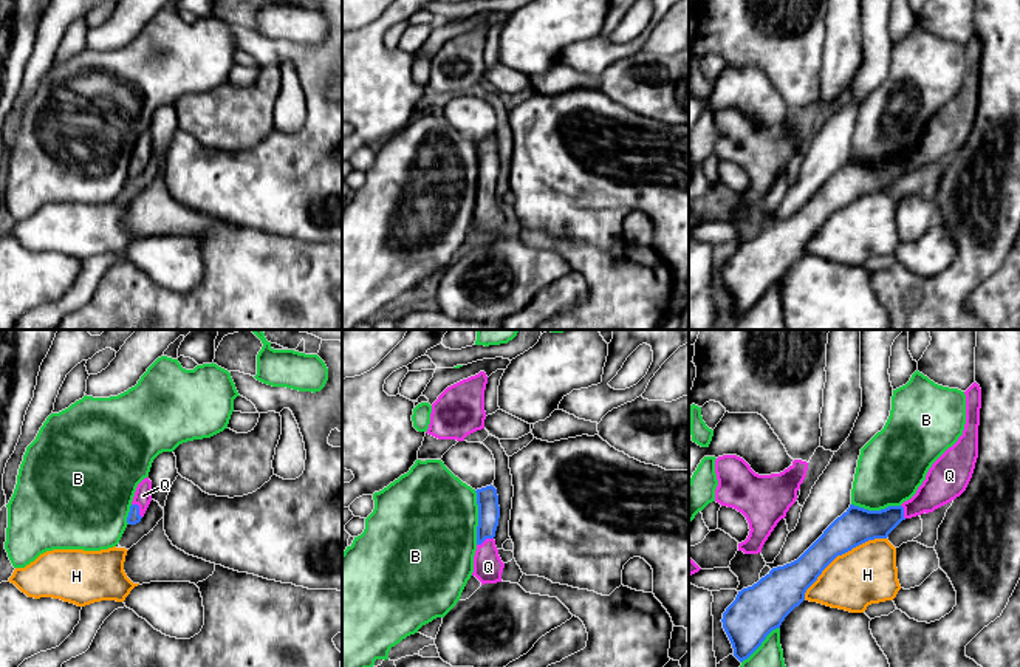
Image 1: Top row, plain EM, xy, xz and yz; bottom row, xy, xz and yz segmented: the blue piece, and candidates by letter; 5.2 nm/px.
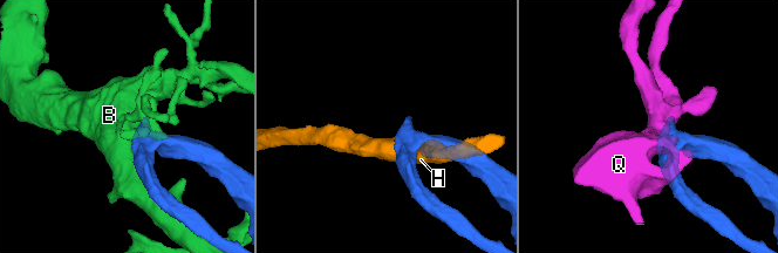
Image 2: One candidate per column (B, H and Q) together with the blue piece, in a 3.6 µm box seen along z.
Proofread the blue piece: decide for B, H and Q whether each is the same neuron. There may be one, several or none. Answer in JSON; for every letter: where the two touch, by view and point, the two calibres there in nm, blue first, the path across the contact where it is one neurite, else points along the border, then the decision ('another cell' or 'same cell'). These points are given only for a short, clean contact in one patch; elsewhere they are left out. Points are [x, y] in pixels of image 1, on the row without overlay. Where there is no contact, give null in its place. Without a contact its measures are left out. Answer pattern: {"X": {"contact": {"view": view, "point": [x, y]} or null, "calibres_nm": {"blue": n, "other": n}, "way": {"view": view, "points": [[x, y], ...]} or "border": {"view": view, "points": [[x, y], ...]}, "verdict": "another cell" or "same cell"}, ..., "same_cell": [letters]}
{"B": {"contact": {"view": "xz", "point": [479, 171]}, "calibres_nm": {"blue": 110, "other": 480}, "verdict": "another cell"}, "H": {"contact": {"view": "yz", "point": [839, 208]}, "calibres_nm": {"blue": 190, "other": 300}, "verdict": "another cell"}, "Q": {"contact": {"view": "xy", "point": [138, 163]}, "calibres_nm": {"blue": 70, "other": 90}, "way": {"view": "xy", "points": [[133, 171], [138, 163], [143, 149]]}, "verdict": "same cell"}, "same_cell": ["Q"]}

